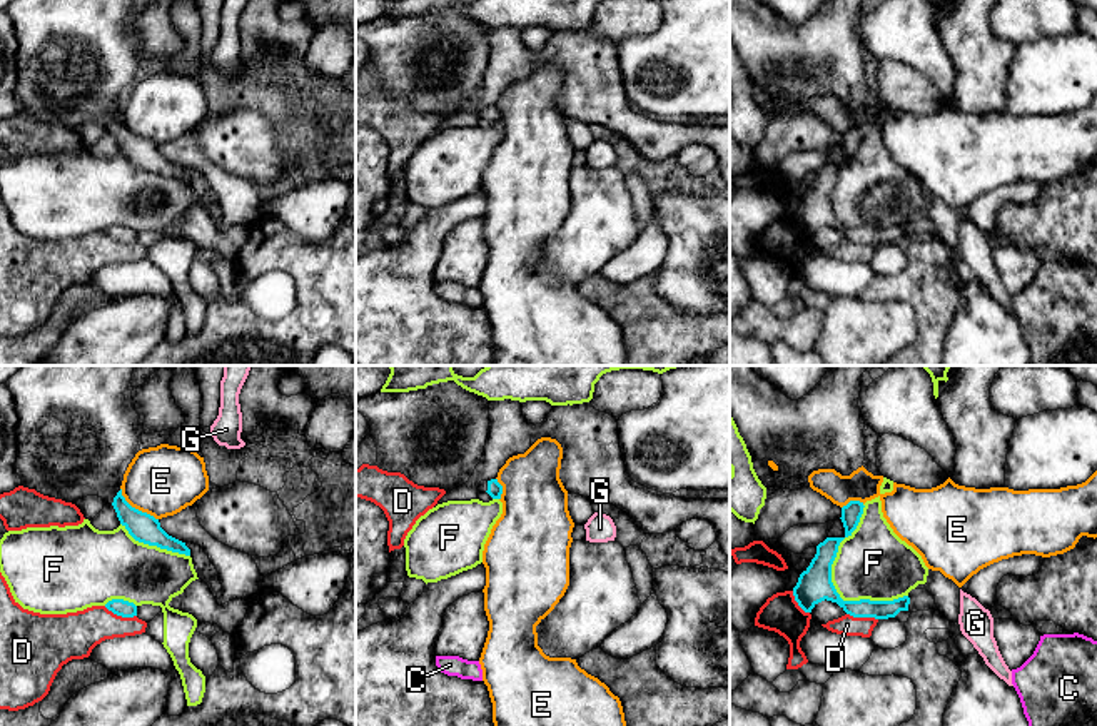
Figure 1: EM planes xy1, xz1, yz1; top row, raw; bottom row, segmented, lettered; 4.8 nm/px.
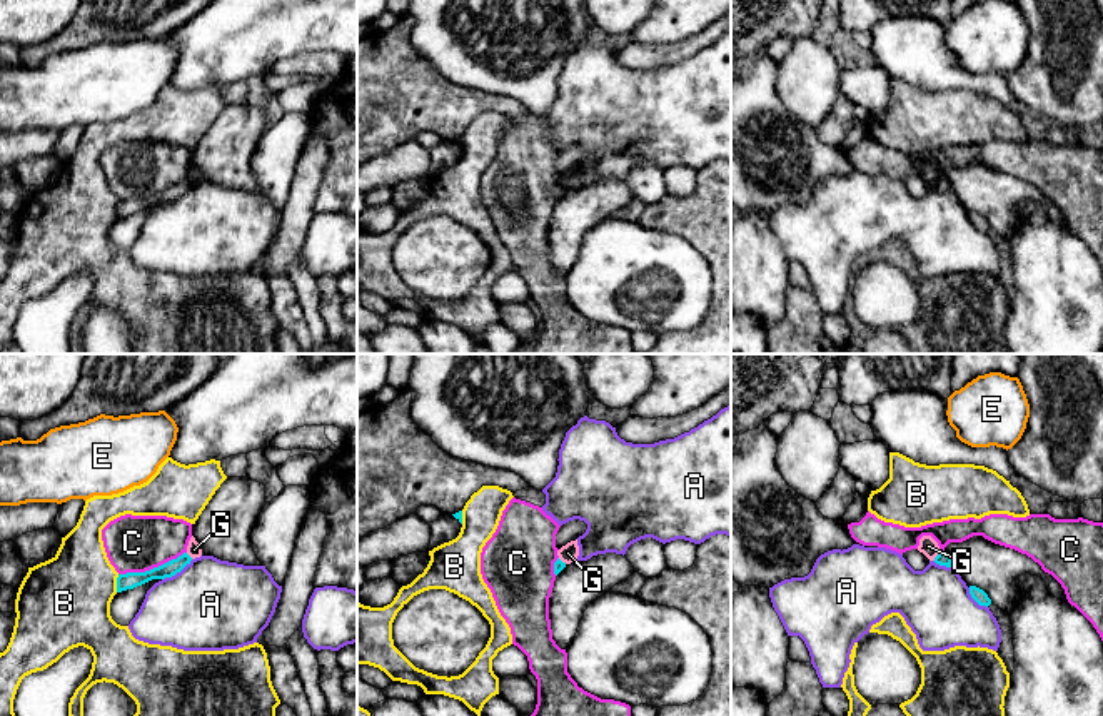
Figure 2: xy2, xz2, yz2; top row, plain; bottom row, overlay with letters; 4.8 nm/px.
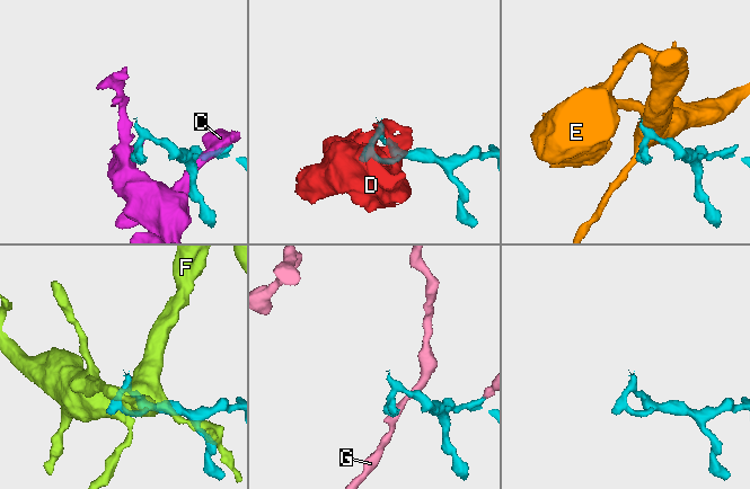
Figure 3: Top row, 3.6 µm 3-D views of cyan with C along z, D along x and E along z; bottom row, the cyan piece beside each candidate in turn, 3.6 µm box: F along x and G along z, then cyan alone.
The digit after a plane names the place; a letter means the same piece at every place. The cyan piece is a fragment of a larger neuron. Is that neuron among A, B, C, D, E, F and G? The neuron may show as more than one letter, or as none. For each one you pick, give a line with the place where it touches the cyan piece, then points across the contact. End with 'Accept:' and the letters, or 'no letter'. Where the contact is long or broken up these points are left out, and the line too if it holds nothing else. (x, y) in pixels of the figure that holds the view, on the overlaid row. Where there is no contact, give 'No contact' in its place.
Accept: no letter

